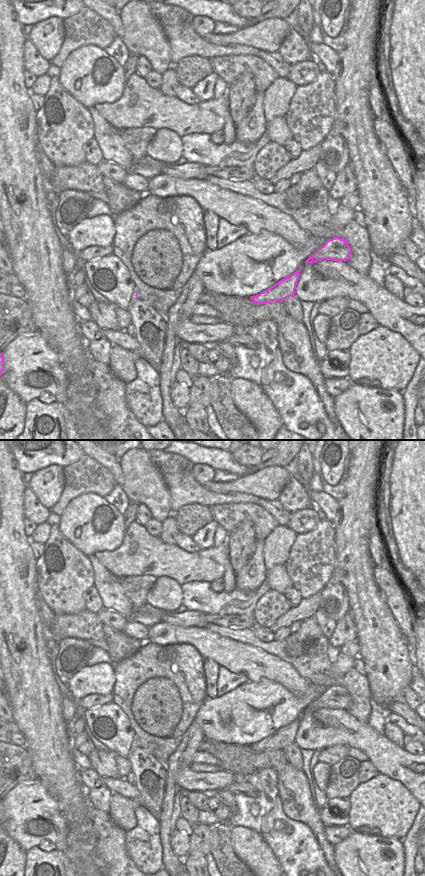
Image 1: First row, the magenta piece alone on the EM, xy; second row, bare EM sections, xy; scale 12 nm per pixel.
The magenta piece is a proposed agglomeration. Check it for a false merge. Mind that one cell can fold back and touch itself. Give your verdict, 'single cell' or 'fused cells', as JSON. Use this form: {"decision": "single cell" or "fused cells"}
{"decision": "single cell"}

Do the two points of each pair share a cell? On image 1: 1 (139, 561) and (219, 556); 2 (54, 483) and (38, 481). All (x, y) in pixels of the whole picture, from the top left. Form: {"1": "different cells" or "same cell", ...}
{"1": "same cell", "2": "same cell"}

